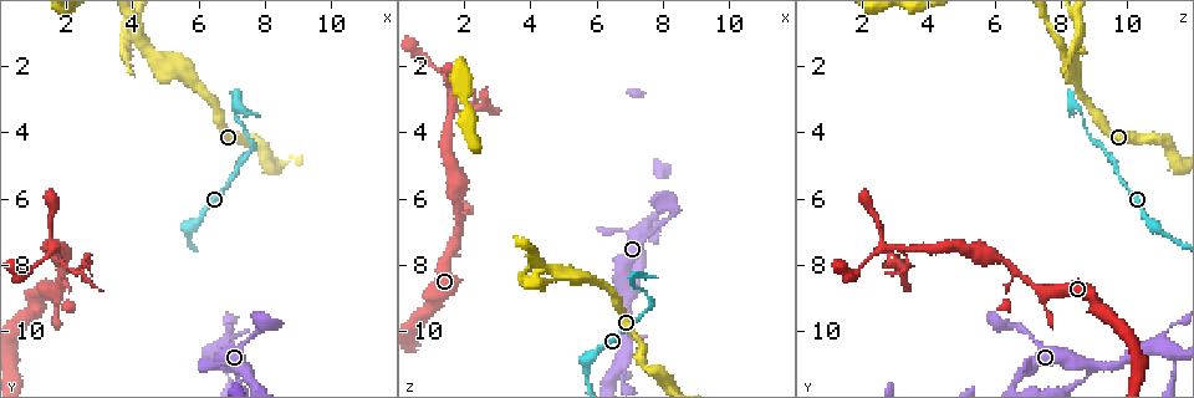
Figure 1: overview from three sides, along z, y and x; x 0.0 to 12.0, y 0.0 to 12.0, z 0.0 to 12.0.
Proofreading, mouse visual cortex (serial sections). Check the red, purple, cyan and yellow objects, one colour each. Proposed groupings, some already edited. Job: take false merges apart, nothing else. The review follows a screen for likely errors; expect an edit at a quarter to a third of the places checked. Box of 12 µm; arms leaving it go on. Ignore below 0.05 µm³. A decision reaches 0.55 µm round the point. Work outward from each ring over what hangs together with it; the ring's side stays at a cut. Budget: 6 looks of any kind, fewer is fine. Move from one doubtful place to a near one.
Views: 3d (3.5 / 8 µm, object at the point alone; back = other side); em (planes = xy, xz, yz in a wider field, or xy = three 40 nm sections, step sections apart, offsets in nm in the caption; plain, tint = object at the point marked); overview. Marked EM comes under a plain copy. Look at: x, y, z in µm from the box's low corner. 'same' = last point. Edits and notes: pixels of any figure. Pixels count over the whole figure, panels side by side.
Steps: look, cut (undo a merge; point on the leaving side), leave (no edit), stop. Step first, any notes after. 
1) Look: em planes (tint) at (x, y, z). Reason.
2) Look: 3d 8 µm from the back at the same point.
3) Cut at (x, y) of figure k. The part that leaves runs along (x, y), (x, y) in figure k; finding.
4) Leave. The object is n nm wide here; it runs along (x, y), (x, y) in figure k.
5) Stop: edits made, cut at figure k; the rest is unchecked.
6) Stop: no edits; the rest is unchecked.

Look: 3d 8 µm at (7.0, 11.0, 8.8). Side arm on a straight run.

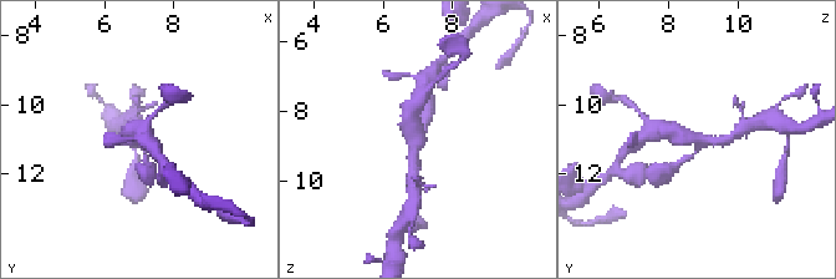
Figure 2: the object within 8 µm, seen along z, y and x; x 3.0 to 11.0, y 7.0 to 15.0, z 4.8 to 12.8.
Look: em xy step 1 (tint) at (7.0, 11.0, 8.8). 3 arms meet here; the arms are 200, 250, 450 nm wide; need the tissue.

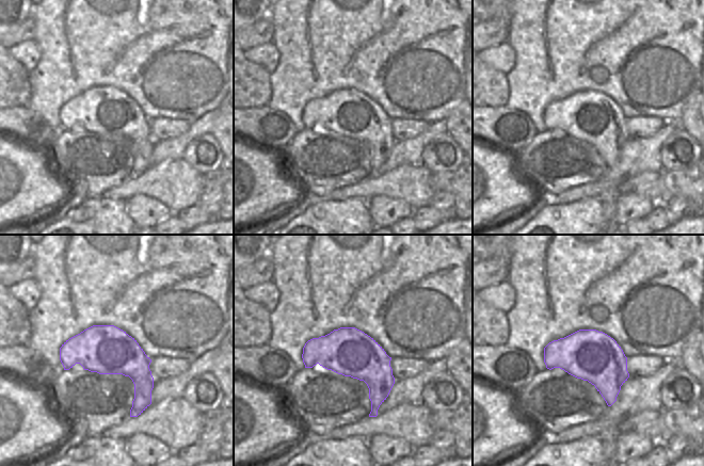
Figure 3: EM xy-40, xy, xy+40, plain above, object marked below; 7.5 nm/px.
Leave. The object is 360 nm wide here; it runs along (664, 131), (698, 140), (733, 138) in figure 2; all the same cell.

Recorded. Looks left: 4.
Look: 3d 8 µm from the back at (6.7, 10.5, 10.9).

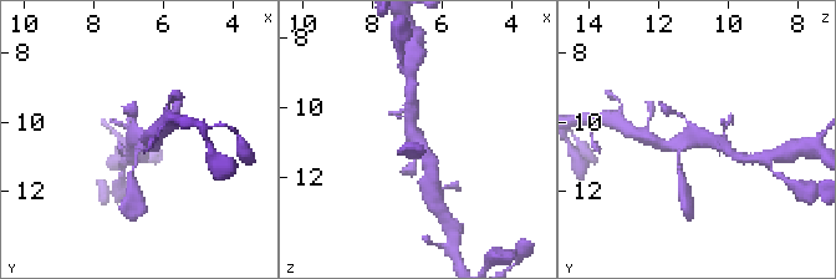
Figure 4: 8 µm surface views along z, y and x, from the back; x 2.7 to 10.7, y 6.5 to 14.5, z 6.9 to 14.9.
Look: em xy step 2 (tint) at (6.7, 10.5, 10.9).

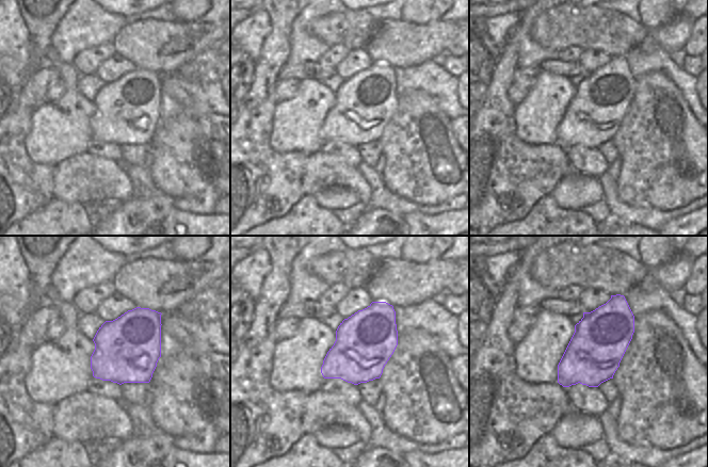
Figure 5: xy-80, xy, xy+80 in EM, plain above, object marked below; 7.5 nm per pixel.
Leave. It runs along (409, 107), (411, 132), (429, 166) in figure 4; continuous, no second cell.

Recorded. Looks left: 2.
Look: 3d 3.5 µm from the back at (1.8, 8.2, 6.7). Thick turns thin.

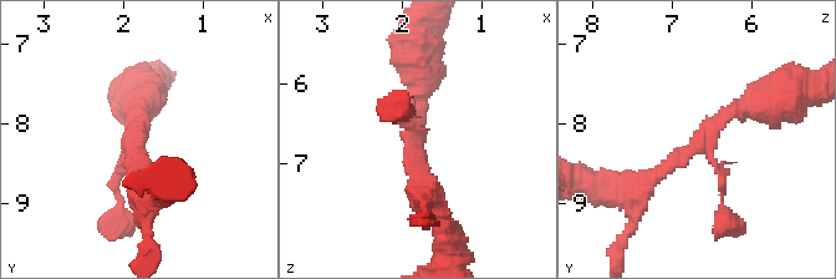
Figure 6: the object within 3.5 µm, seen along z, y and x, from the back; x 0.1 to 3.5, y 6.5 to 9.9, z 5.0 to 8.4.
Look: em xy step 5 (tint) at (1.85, 8.25, 6.75). Now the EM.

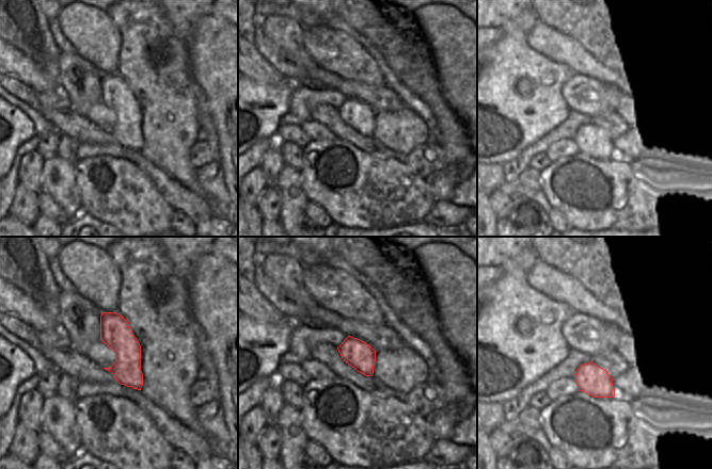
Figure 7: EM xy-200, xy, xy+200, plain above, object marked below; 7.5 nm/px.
Leave. Continuous, no second cell.

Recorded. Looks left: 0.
Stop: no edits; the rest is unchecked.

